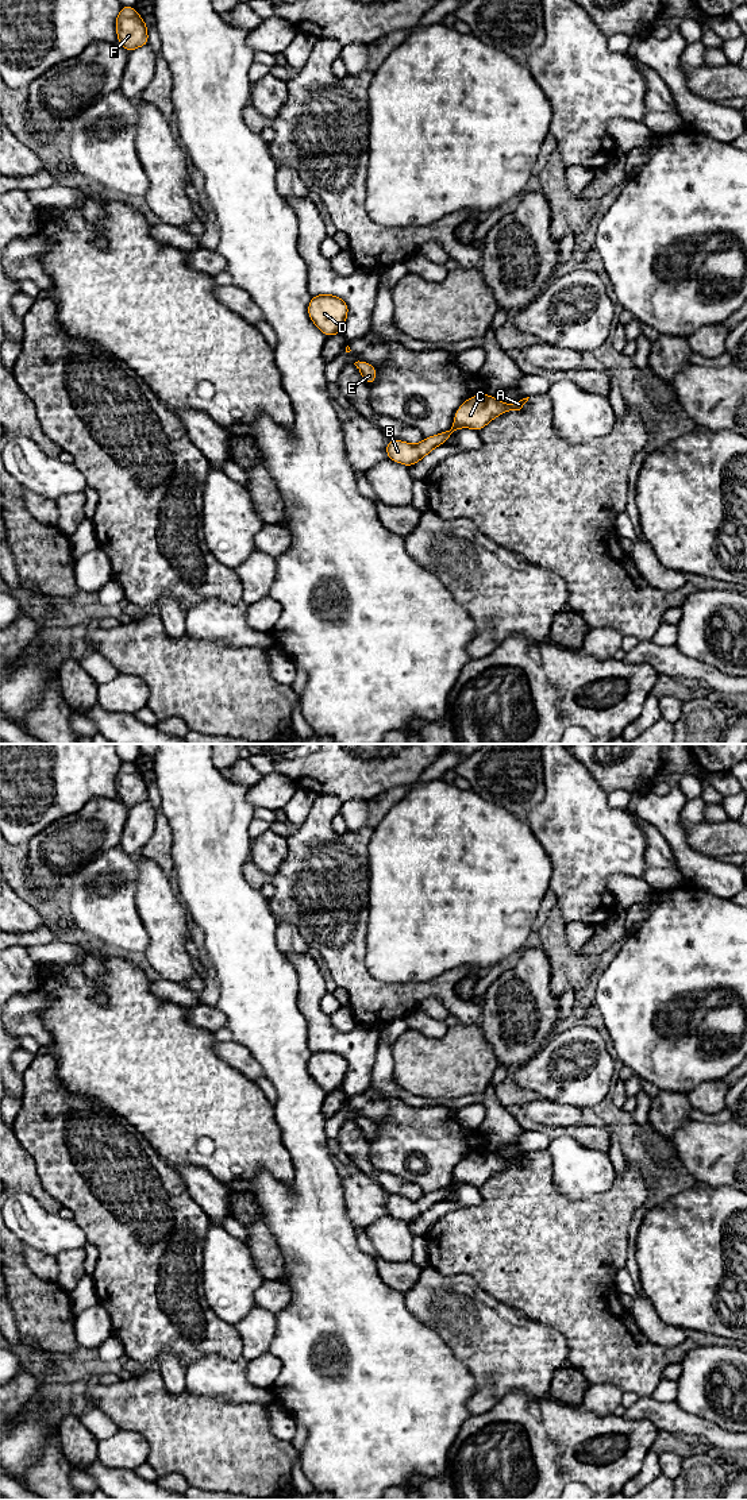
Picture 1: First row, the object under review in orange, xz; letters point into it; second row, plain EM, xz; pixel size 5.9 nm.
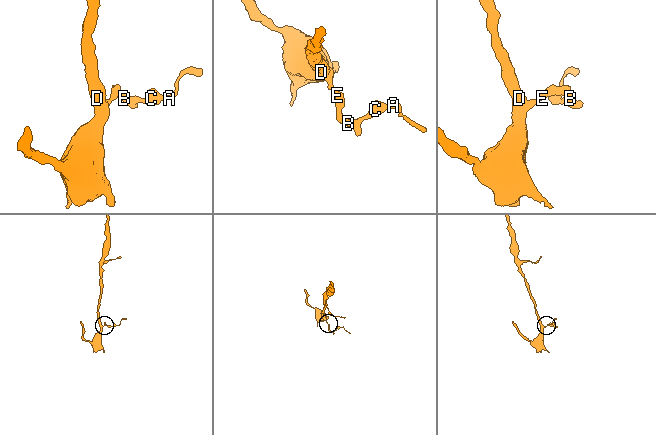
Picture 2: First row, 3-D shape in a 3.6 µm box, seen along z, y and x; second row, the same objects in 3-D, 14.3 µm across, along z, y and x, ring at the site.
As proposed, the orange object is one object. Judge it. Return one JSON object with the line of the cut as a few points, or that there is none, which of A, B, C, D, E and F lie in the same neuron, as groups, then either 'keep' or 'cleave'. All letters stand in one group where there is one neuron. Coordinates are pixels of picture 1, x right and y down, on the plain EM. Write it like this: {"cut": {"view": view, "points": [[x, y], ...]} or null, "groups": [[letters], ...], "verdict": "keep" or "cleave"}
{"cut": null, "groups": [["A", "B", "C", "D", "E", "F"]], "verdict": "keep"}

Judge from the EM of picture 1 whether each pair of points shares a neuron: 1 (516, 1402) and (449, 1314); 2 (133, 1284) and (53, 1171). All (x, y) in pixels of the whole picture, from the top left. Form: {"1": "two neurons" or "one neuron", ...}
{"1": "two neurons", "2": "one neuron"}

